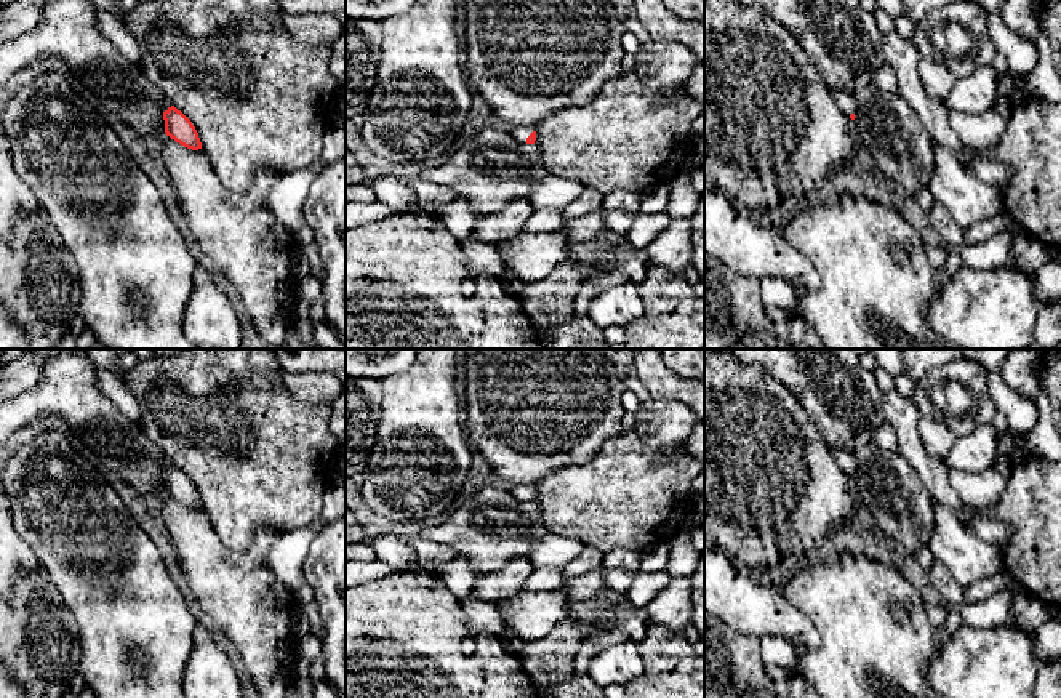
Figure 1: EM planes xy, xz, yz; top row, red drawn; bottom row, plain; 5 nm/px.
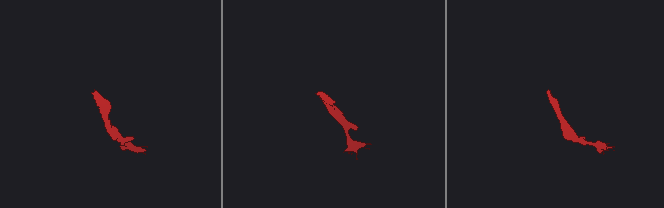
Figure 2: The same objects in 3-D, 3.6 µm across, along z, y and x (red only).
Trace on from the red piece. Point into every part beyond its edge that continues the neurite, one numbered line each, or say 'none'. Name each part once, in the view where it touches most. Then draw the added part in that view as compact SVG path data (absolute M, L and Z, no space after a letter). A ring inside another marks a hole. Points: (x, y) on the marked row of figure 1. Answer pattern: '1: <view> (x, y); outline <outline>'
1: xz (519, 133); outline M510 125L509 134L522 144L526 144L526 138L535 131L533 126L515 126Z

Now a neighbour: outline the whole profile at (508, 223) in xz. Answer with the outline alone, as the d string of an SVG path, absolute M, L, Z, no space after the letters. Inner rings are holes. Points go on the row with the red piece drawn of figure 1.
M517 199L496 213L482 215L472 231L472 237L488 243L515 239L525 231L523 226L531 210L530 200Z

